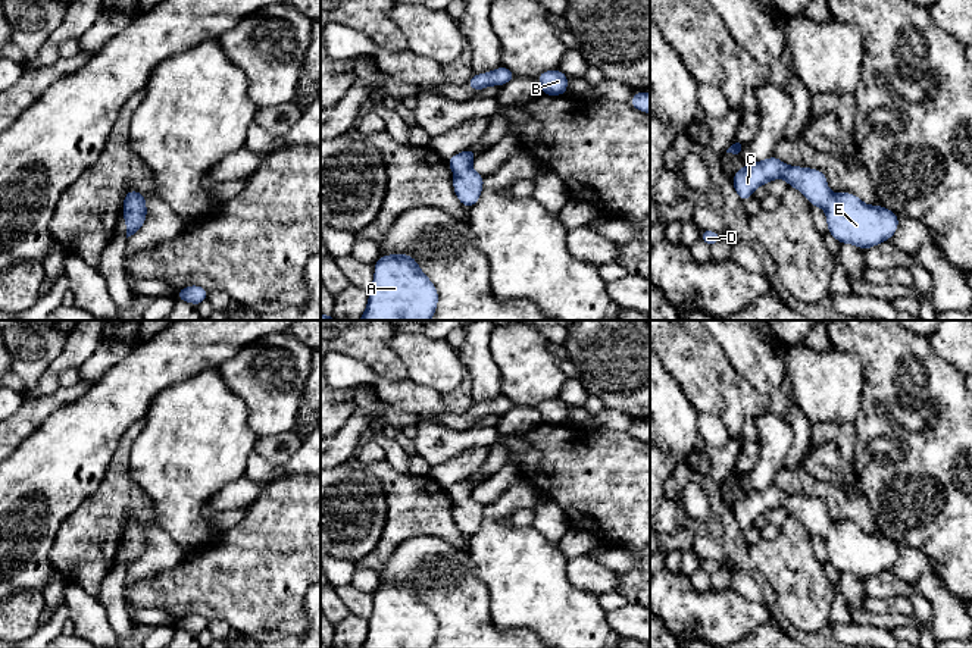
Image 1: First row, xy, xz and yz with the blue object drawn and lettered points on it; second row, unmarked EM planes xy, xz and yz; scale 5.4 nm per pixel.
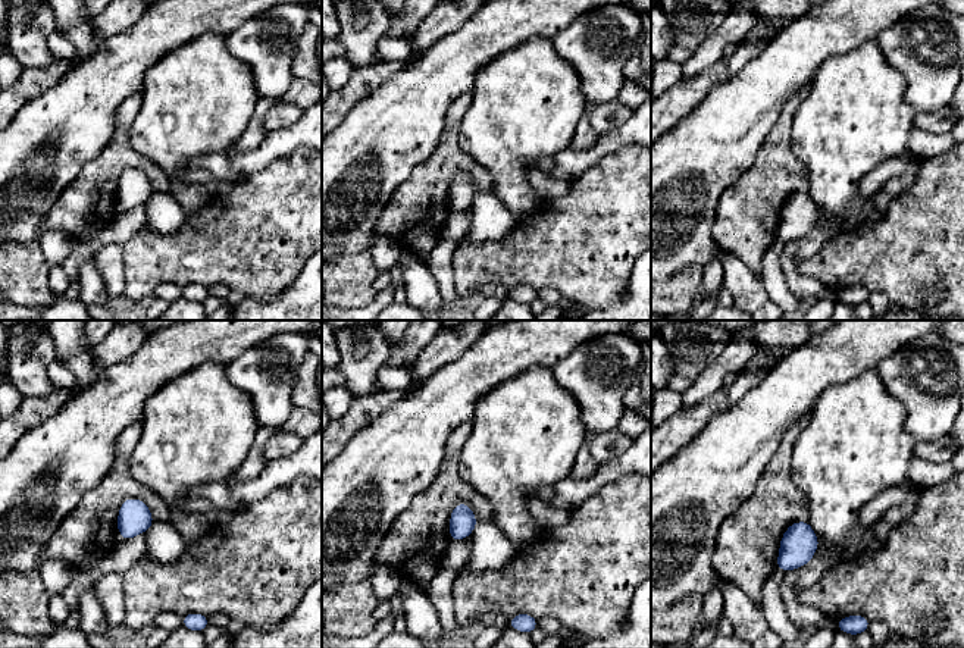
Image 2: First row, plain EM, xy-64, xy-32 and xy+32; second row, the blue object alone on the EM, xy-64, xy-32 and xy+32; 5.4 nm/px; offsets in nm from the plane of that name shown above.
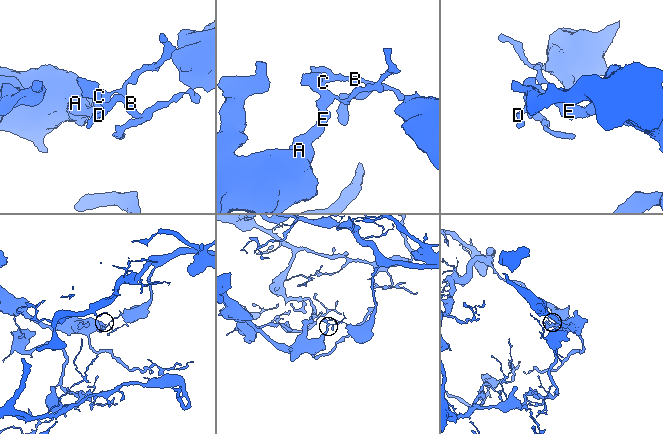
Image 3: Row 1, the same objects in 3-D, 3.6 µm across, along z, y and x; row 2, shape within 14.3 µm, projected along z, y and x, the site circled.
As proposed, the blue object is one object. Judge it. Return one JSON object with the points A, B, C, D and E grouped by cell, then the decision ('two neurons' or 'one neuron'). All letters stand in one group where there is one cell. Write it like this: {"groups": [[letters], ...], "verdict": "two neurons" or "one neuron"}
{"groups": [["A", "B", "C", "D", "E"]], "verdict": "one neuron"}

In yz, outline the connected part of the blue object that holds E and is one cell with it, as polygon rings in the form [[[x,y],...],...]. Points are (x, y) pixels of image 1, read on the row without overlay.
[[[775,485],[747,492],[732,504],[732,514],[744,532],[757,516],[776,507],[801,520],[812,535],[825,539],[828,561],[840,573],[854,573],[866,580],[888,570],[898,558],[897,542],[879,533],[868,535],[851,522],[832,523],[822,500],[790,495]]]

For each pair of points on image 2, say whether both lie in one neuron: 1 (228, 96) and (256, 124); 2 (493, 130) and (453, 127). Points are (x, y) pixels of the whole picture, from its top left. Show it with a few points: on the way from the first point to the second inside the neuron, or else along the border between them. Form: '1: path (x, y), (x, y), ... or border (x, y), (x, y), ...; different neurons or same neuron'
1: border (259, 97), (249, 125), (231, 147); different neurons
2: border (469, 93), (459, 144), (473, 159); different neurons

